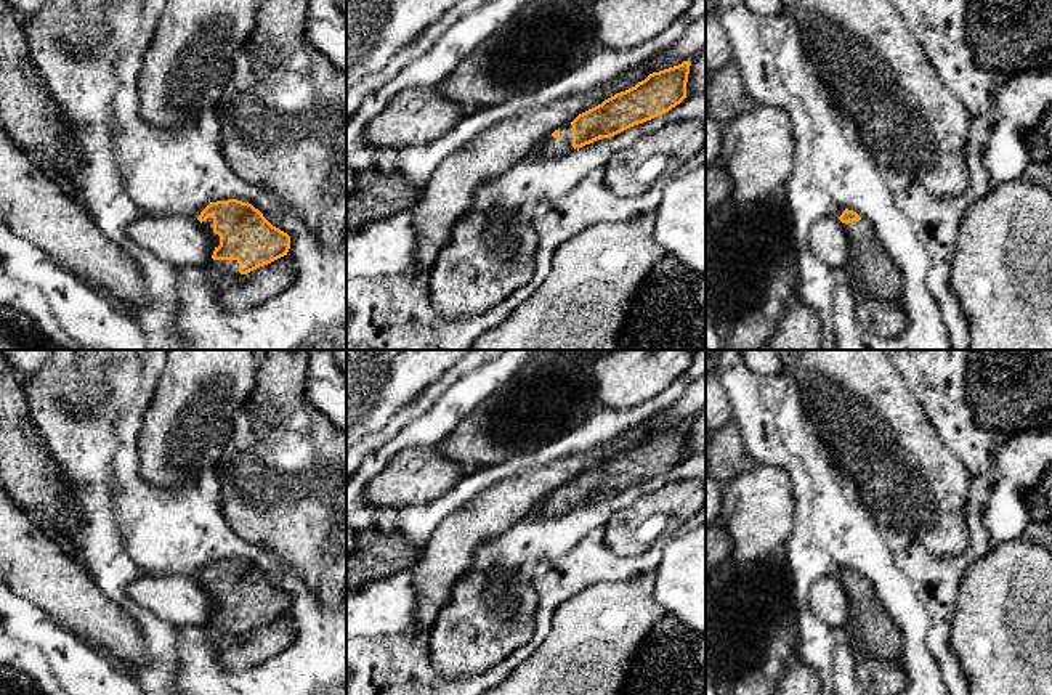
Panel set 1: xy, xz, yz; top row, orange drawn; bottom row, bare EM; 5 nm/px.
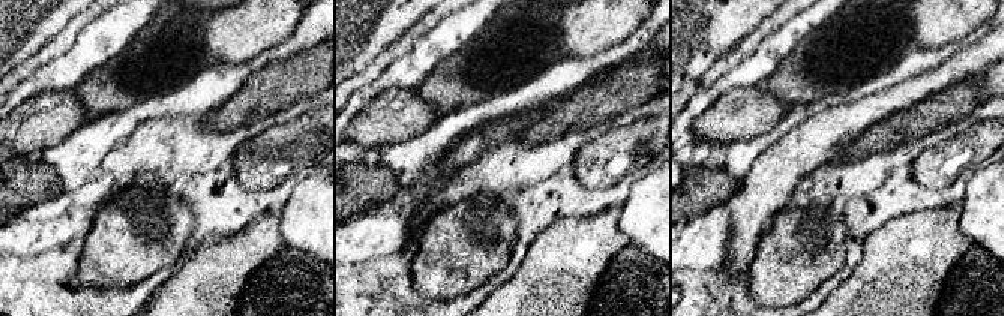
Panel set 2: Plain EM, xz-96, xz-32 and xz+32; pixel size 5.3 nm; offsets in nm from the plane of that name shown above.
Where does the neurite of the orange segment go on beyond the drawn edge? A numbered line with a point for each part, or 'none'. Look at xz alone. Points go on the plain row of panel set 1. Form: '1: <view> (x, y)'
1: xz (563, 504)

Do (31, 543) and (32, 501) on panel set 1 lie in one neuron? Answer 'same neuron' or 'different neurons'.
different neurons

